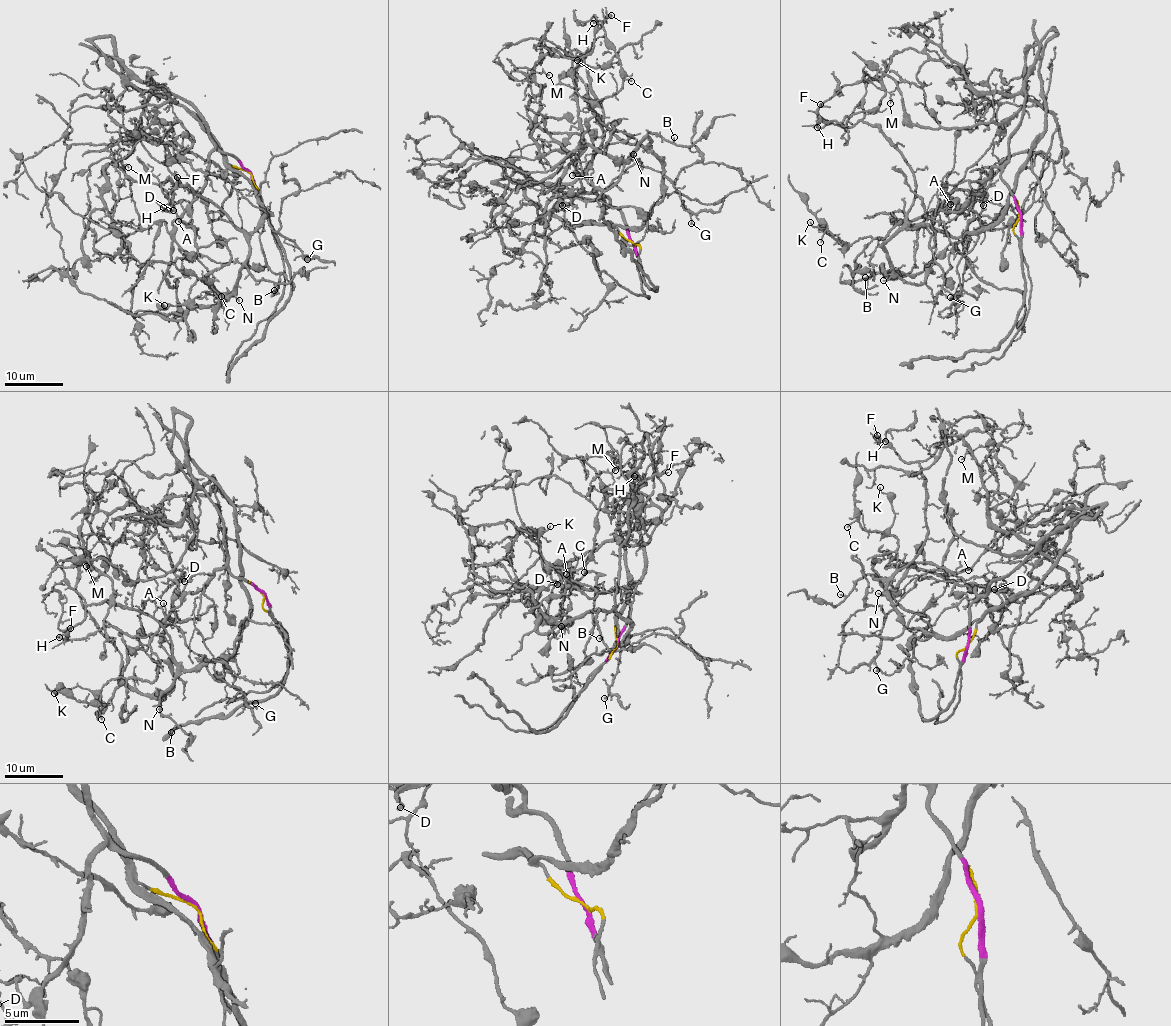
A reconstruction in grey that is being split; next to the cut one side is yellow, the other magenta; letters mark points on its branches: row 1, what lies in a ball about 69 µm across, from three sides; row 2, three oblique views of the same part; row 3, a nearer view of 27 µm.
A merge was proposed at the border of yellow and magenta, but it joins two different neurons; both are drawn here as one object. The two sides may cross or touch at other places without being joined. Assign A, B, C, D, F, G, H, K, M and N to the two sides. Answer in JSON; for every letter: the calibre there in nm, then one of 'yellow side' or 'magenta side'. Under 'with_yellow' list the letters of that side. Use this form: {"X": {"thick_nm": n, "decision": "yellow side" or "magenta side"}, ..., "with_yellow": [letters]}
{"A": {"thick_nm": 100, "decision": "magenta side"}, "B": {"thick_nm": 90, "decision": "yellow side"}, "C": {"thick_nm": 140, "decision": "magenta side"}, "D": {"thick_nm": 150, "decision": "magenta side"}, "F": {"thick_nm": 130, "decision": "yellow side"}, "G": {"thick_nm": 150, "decision": "yellow side"}, "H": {"thick_nm": 120, "decision": "yellow side"}, "K": {"thick_nm": 110, "decision": "magenta side"}, "M": {"thick_nm": 110, "decision": "magenta side"}, "N": {"thick_nm": 140, "decision": "yellow side"}, "with_yellow": ["B", "F", "G", "H", "N"]}

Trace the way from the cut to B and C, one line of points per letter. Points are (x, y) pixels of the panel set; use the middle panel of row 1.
B: (633, 244), (616, 226), (641, 225), (663, 197), (662, 159), (653, 155), (647, 134), (674, 138)
C: (633, 244), (618, 209), (582, 188), (581, 177), (593, 151), (632, 136), (593, 115), (631, 80)

